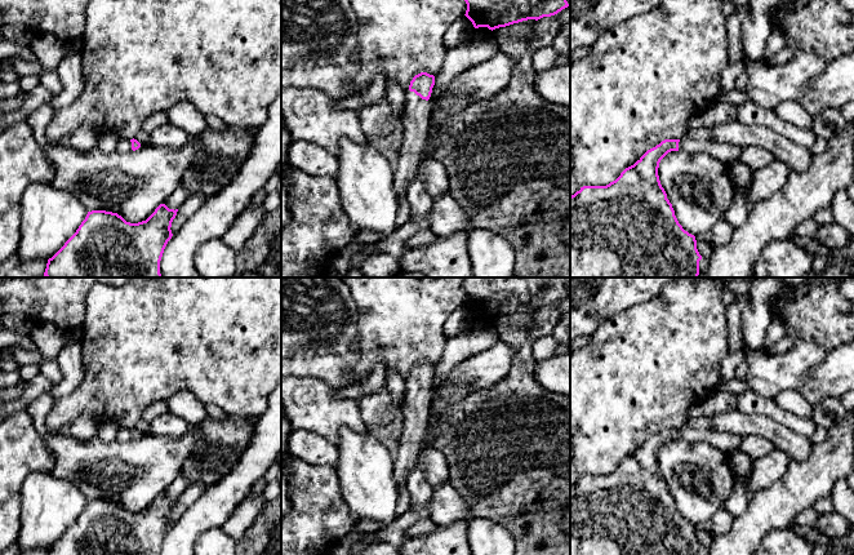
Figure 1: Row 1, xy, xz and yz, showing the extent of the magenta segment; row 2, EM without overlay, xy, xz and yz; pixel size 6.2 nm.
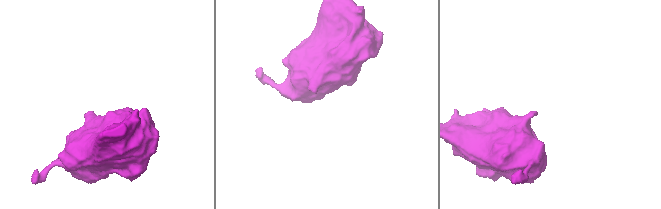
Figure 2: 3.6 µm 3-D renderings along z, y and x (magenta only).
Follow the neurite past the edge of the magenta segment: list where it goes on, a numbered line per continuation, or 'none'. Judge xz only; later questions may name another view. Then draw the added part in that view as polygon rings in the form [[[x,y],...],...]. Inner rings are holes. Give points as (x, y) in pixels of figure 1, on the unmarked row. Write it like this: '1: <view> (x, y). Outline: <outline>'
1: xz (416, 412). Outline: [[[406,381],[406,396],[402,409],[404,425],[400,448],[395,458],[393,478],[396,487],[406,483],[408,474],[413,469],[419,453],[426,425],[430,418],[430,391],[422,388],[414,381]]]

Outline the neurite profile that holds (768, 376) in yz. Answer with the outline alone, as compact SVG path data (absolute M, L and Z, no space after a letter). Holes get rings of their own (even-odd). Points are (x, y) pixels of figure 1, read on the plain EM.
M795 341L793 346L778 355L765 355L761 351L744 347L748 370L748 388L765 399L775 399L787 390L797 390L802 377L820 365L827 350L813 341Z

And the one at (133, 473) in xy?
M194 425L182 436L146 434L135 440L41 436L55 458L54 478L72 481L88 501L112 501L126 511L138 512L181 474L199 432L200 427Z

